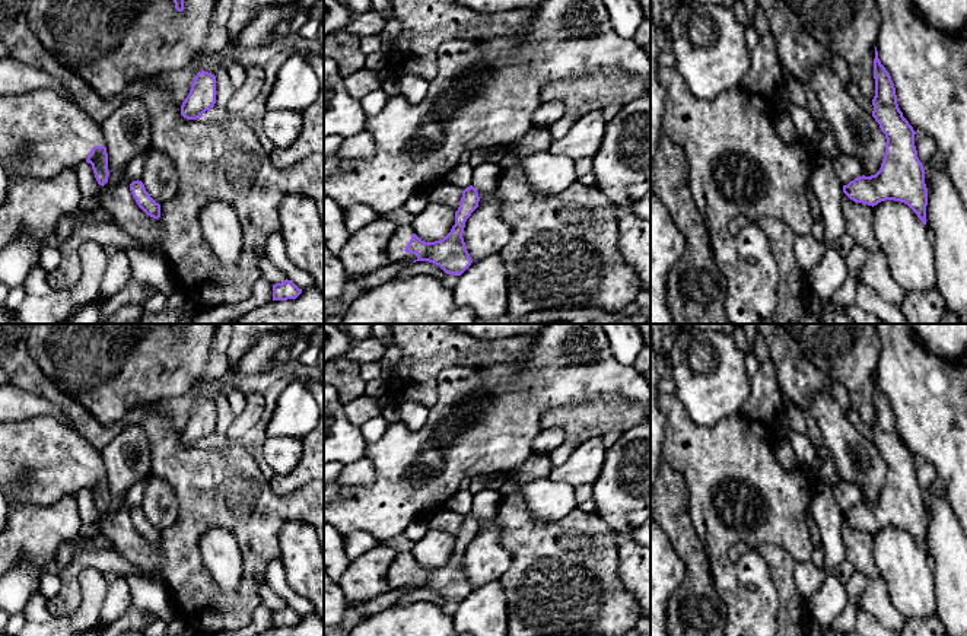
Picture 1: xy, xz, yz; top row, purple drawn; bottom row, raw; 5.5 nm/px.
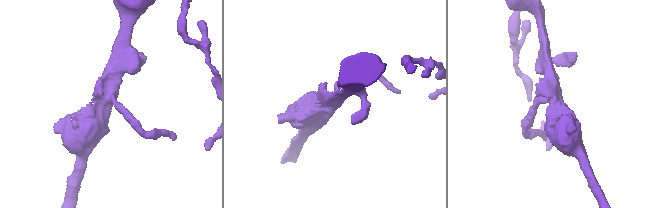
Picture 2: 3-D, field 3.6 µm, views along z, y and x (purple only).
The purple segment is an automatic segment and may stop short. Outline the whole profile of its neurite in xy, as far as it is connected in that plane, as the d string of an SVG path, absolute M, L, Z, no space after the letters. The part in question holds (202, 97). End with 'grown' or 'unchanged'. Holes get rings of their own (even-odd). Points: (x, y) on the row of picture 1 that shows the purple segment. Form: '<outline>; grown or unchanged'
M198 71L191 83L188 96L181 105L181 115L187 120L201 118L216 104L216 76Z; unchanged

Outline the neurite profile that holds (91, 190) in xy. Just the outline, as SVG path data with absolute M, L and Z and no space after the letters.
M80 163L76 168L76 172L82 191L82 200L77 210L90 212L101 204L102 185L98 184L90 163Z

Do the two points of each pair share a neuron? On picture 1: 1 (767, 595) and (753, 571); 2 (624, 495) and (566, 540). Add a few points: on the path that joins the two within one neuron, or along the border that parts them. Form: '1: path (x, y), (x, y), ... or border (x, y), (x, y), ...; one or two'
1: path (762, 590), (753, 576); one
2: border (595, 512), (616, 534), (617, 543); two

